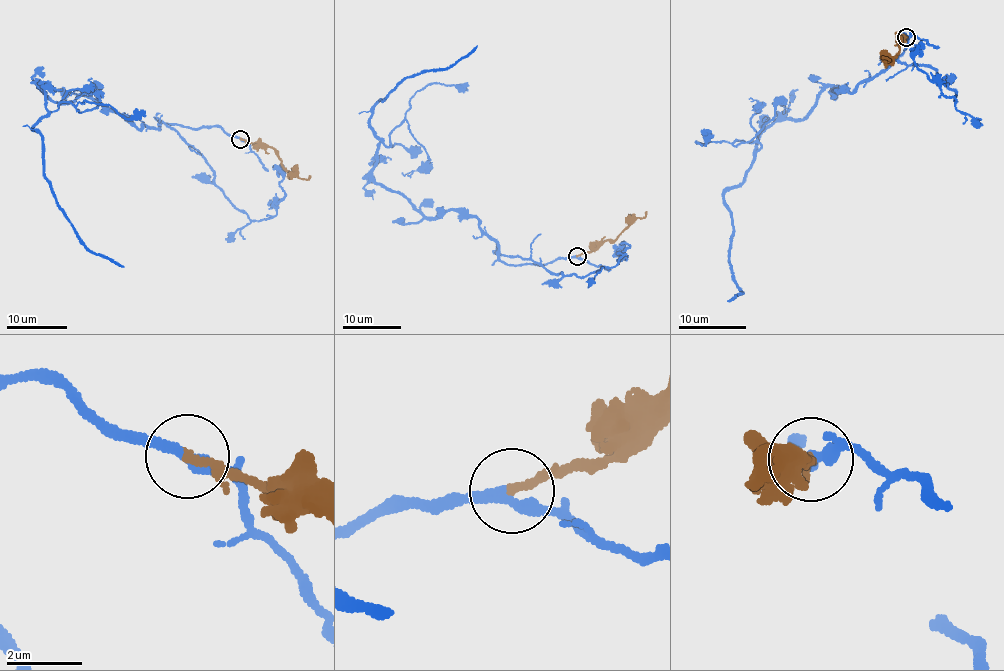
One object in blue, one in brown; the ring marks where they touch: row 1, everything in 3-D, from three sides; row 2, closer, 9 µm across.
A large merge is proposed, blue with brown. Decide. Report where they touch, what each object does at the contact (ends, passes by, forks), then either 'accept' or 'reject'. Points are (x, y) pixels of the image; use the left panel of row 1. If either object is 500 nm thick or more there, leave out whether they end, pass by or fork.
(240, 139) | blue passes by | brown ends | accept

